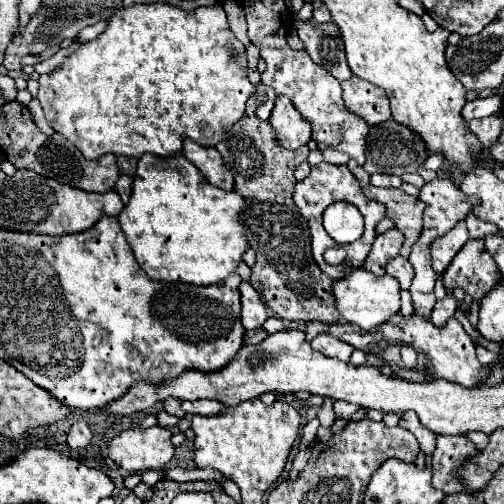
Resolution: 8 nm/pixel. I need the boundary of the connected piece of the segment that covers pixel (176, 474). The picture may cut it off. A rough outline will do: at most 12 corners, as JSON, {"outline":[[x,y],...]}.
{"outline":[[168,468],[172,480],[226,480],[212,468]]}

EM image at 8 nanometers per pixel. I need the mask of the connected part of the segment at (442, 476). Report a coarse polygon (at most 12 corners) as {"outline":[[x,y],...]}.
{"outline":[[438,436],[432,486],[464,492],[454,470],[476,452],[464,436]]}

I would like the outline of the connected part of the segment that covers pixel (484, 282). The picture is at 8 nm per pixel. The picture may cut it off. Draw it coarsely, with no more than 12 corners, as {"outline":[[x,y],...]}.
{"outline":[[468,240],[444,272],[444,284],[482,300],[500,270],[482,240]]}

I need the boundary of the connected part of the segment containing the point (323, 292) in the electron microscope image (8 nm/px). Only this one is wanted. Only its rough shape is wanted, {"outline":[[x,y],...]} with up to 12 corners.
{"outline":[[244,116],[216,150],[244,196],[250,284],[282,320],[338,322],[292,200],[308,146]]}

